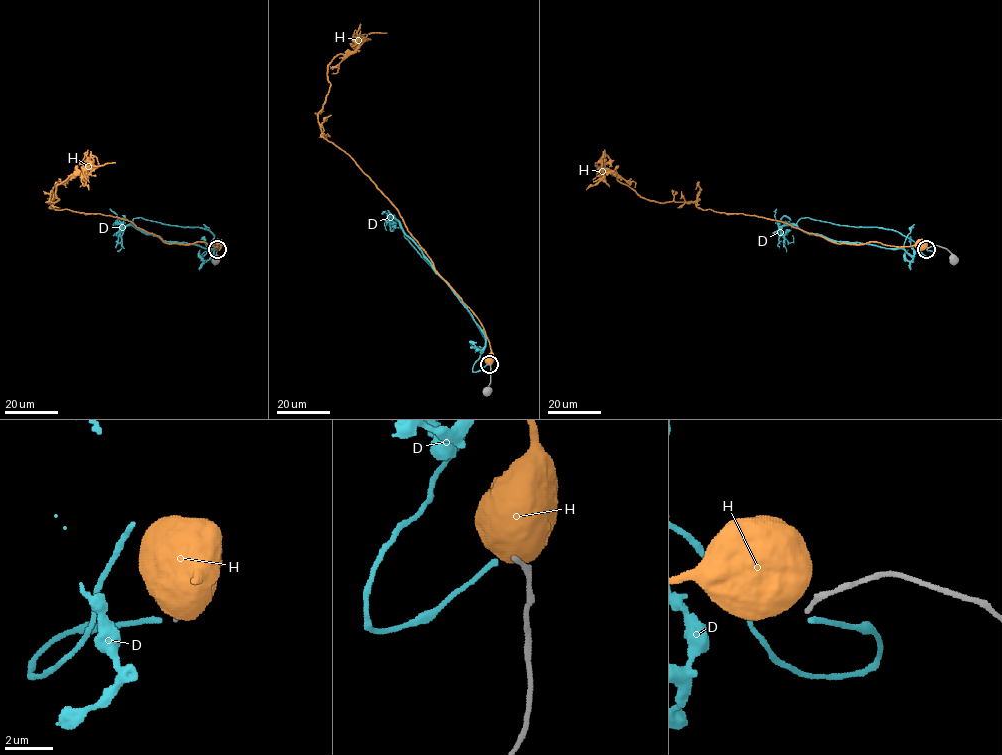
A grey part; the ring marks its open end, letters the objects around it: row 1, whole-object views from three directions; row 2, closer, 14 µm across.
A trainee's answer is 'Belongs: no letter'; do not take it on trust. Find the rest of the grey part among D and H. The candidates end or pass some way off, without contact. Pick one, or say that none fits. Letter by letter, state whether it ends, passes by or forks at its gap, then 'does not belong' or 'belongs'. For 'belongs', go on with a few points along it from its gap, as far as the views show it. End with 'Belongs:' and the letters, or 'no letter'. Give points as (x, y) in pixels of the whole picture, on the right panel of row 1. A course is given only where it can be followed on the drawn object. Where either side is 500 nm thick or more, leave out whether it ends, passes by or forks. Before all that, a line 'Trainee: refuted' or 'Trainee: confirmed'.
Trainee: refuted
D: it ends | belongs | via (927, 250), (933, 255), (925, 256), (894, 230), (808, 217), (782, 227), (789, 243), (792, 235)
H: does not belong
Belongs: D

